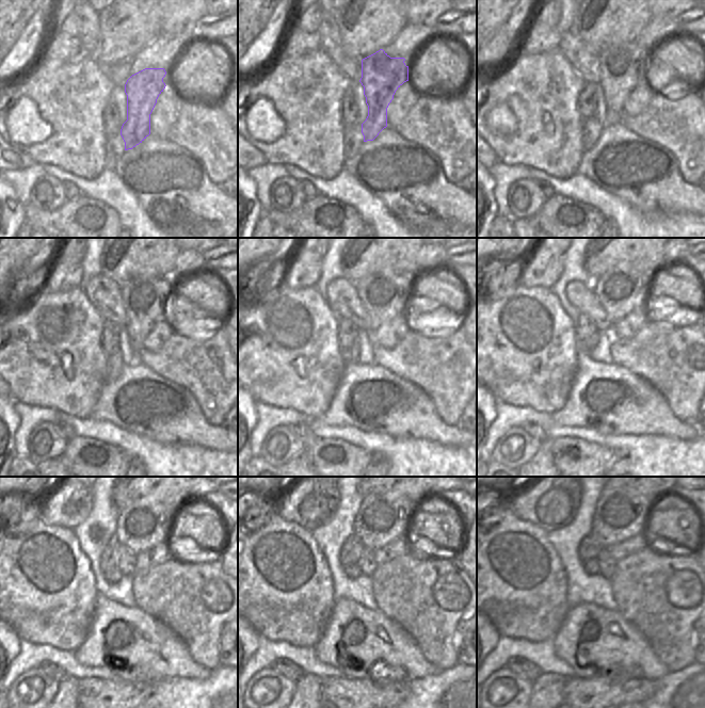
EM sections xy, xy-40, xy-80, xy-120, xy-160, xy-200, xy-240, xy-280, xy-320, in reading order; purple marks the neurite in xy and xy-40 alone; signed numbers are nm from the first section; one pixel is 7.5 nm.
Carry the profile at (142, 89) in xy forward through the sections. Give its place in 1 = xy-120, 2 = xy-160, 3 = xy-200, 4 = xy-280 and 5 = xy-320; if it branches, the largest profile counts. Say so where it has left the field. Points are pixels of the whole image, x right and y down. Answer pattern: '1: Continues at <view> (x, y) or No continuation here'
1: Continues at xy-120 (145, 301)
2: Continues at xy-160 (384, 296)
3: Continues at xy-200 (621, 292)
4: Continues at xy-280 (378, 524)
5: Continues at xy-320 (618, 517).

